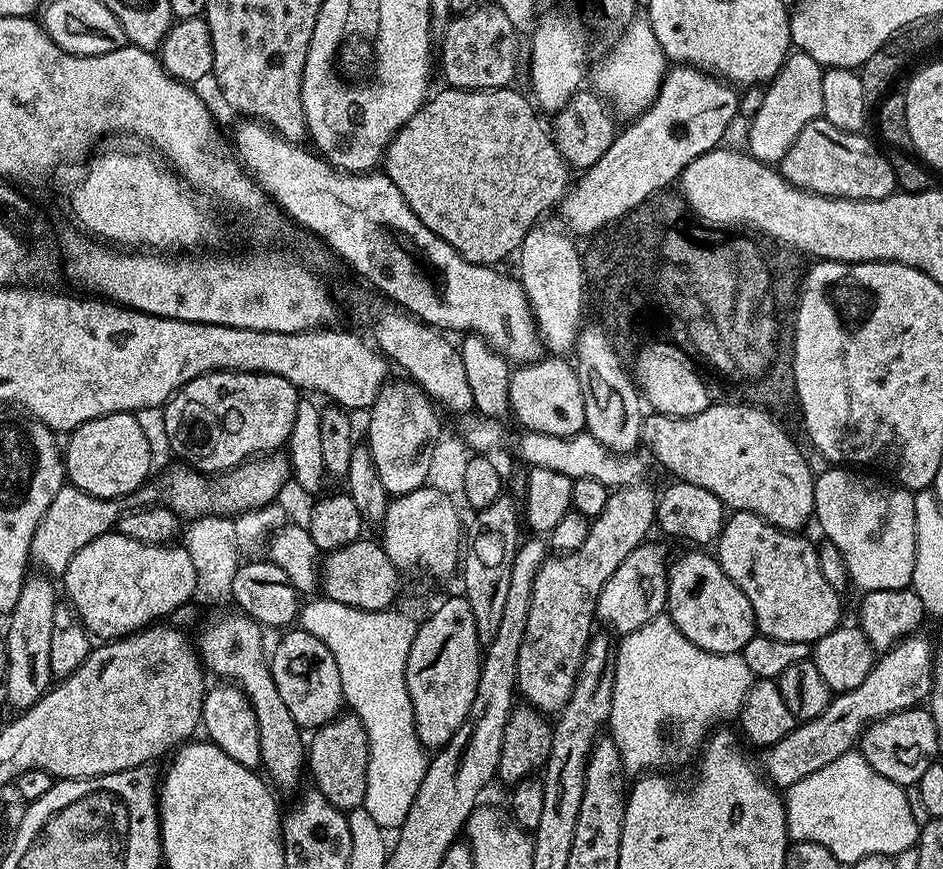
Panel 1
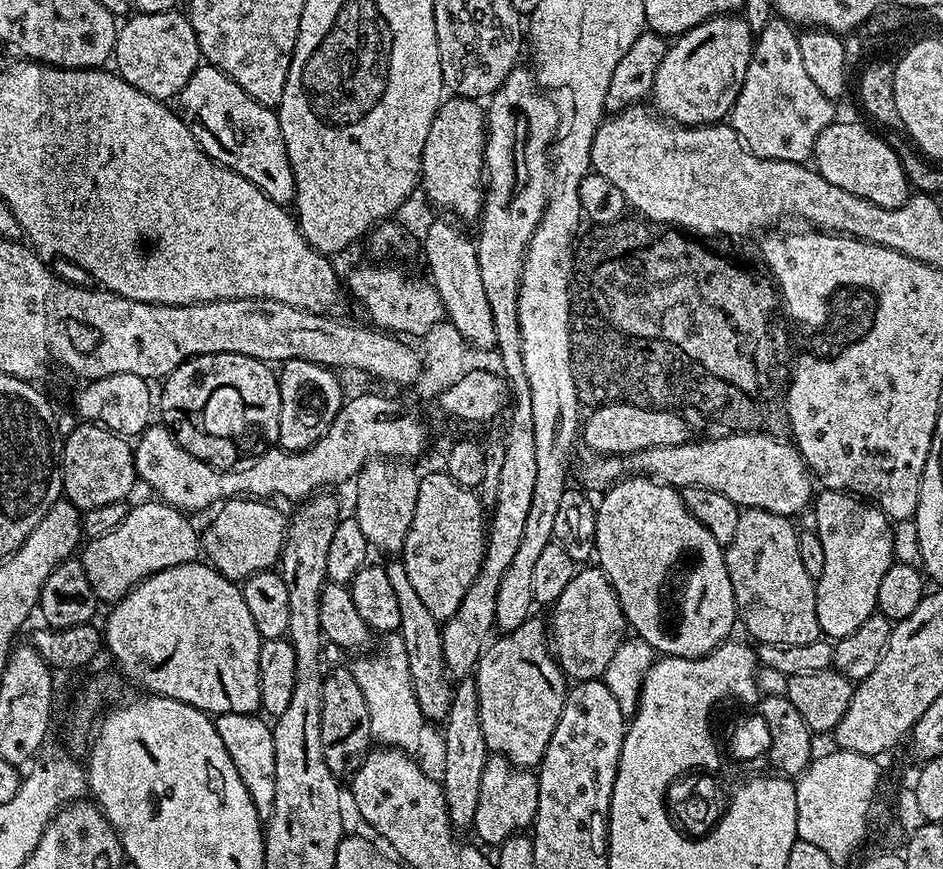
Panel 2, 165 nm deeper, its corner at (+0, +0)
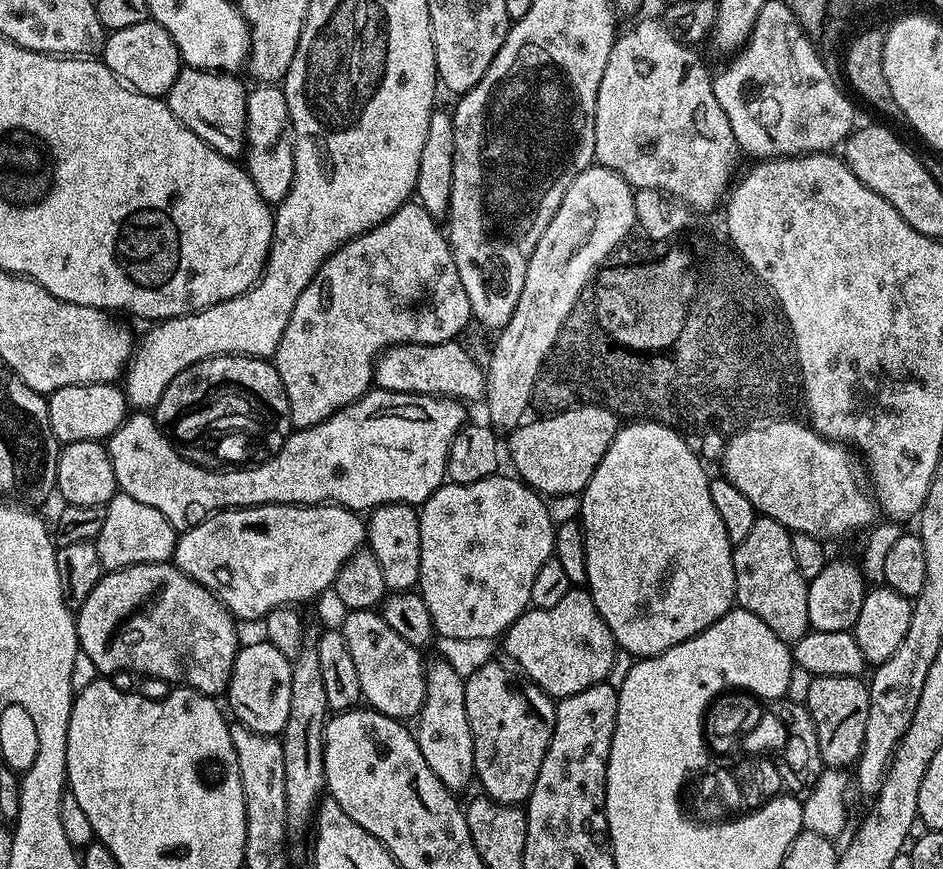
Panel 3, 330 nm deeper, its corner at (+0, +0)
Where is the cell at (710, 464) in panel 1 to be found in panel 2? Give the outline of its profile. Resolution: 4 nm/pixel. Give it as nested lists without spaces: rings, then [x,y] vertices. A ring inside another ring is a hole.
[[[604,402],[592,417],[582,424],[582,444],[596,454],[629,457],[638,450],[650,450],[654,446],[678,446],[689,443],[688,424],[681,413],[663,408],[643,408],[633,404]]]

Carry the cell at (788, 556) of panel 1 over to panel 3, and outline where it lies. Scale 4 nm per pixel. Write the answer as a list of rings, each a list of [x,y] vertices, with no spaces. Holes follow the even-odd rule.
[[[757,515],[750,534],[742,538],[740,544],[732,550],[734,578],[736,579],[736,604],[758,614],[778,638],[795,642],[801,640],[810,631],[808,615],[809,581],[798,574],[798,565],[794,563],[792,533],[783,528],[774,518]]]

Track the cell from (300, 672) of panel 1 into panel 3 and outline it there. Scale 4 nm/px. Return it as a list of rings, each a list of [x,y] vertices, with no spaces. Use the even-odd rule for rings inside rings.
[[[257,639],[257,644],[245,643],[236,651],[232,673],[228,679],[226,697],[228,696],[227,711],[233,712],[235,723],[246,726],[258,734],[280,736],[286,726],[286,718],[290,718],[290,694],[292,693],[292,660],[282,654],[282,650],[274,650],[267,640]]]

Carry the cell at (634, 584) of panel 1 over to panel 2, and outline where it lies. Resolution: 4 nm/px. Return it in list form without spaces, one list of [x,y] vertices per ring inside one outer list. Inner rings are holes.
[[[598,566],[581,567],[551,612],[550,640],[565,677],[572,682],[601,679],[606,666],[610,666],[610,658],[614,658],[614,650],[626,639],[624,610],[608,576]]]

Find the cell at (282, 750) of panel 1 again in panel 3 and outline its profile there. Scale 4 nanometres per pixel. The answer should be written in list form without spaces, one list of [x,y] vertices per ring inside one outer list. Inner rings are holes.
[[[172,562],[105,571],[75,617],[80,650],[94,662],[97,673],[145,672],[156,680],[165,680],[168,686],[193,688],[213,698],[227,689],[236,651],[242,646],[242,640],[236,637],[237,621],[224,605]]]

